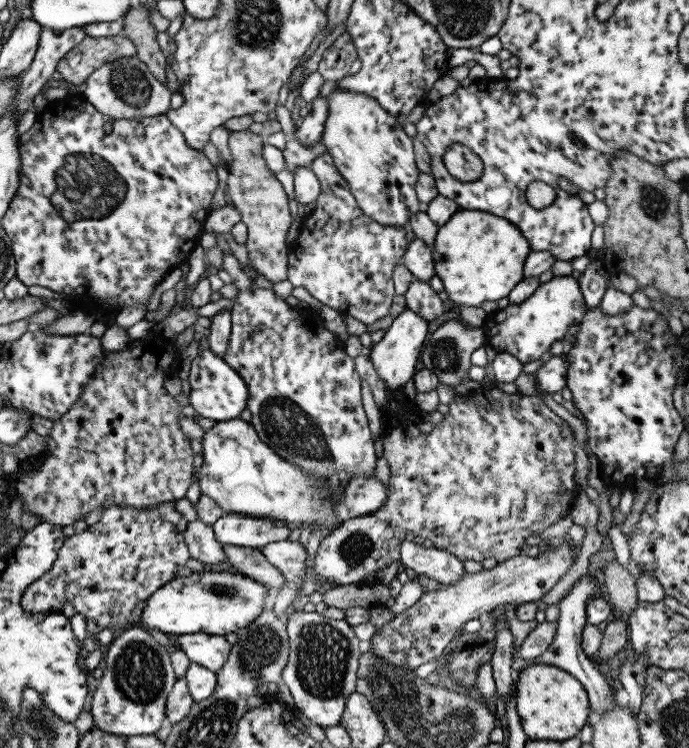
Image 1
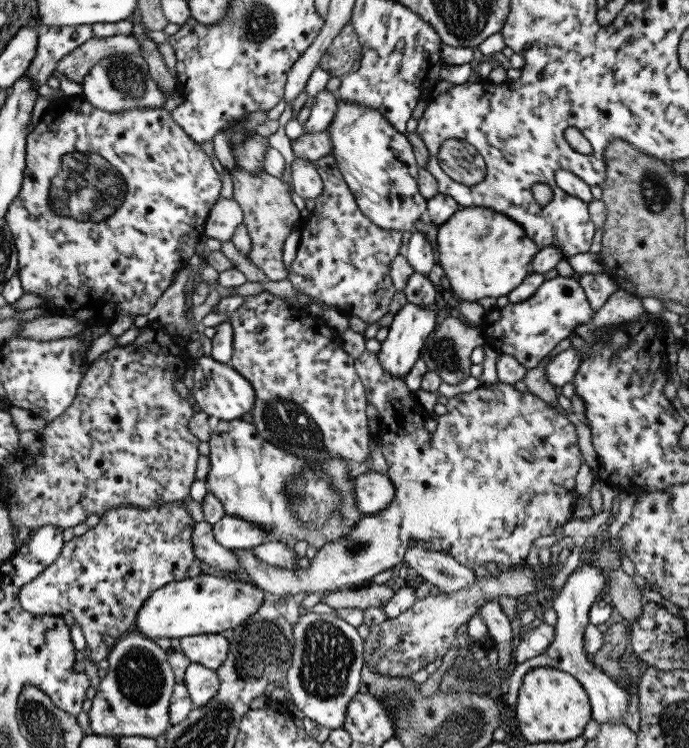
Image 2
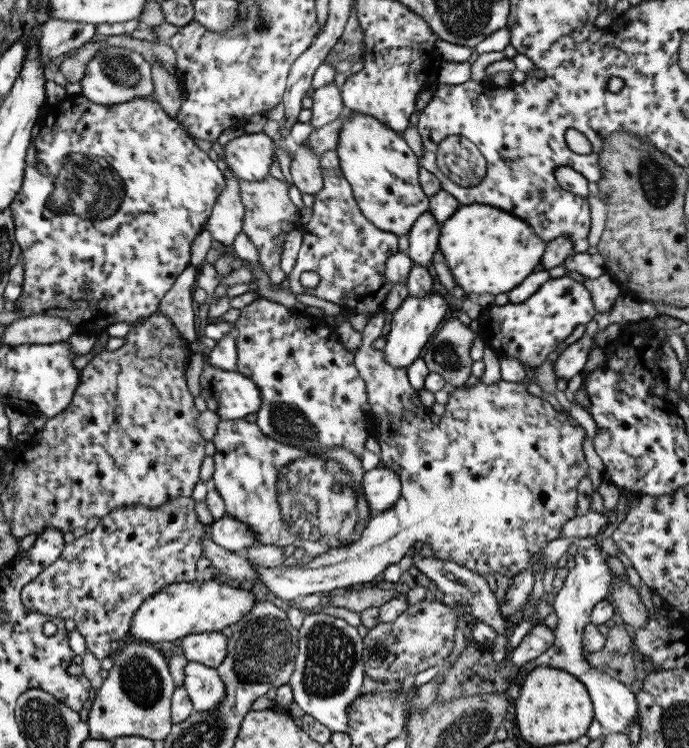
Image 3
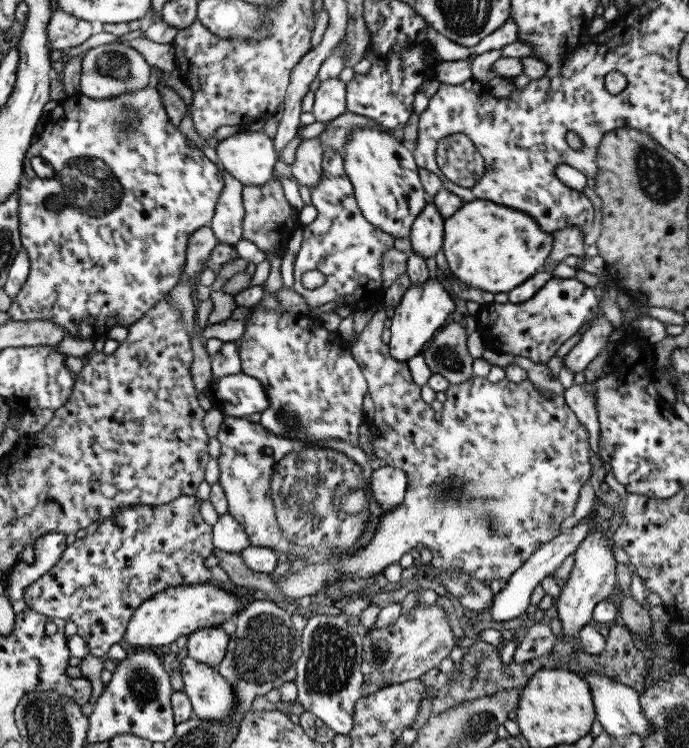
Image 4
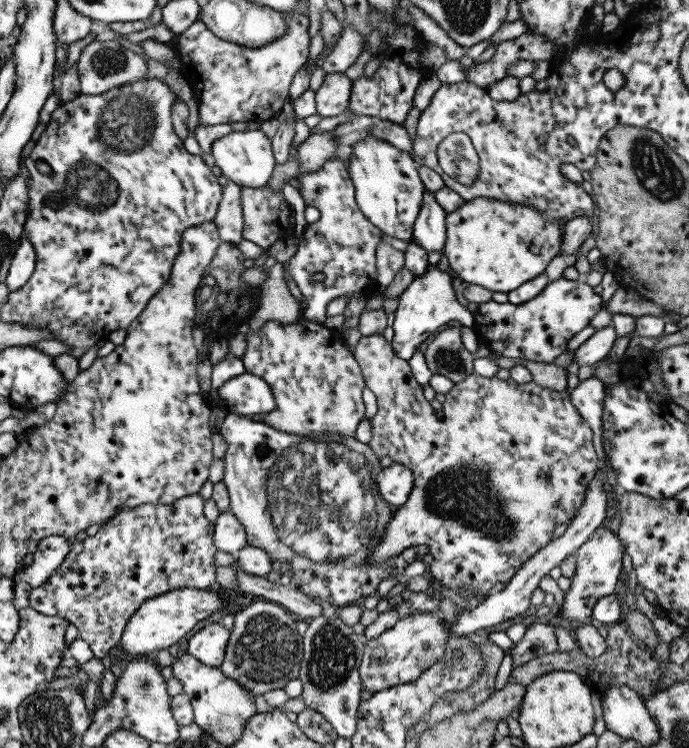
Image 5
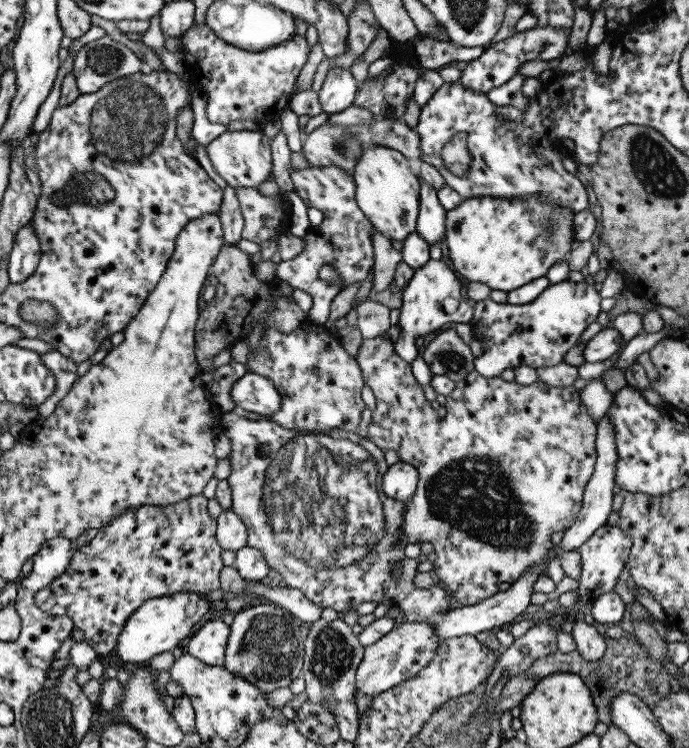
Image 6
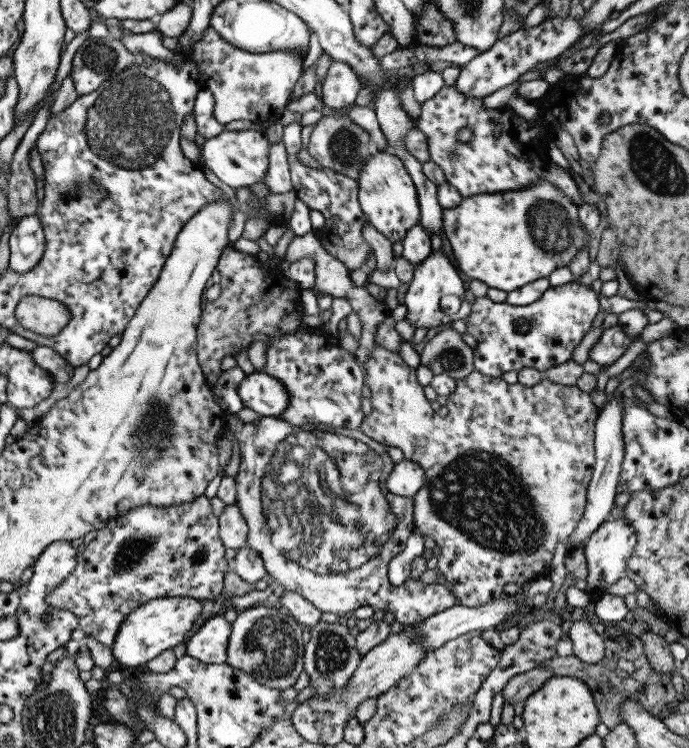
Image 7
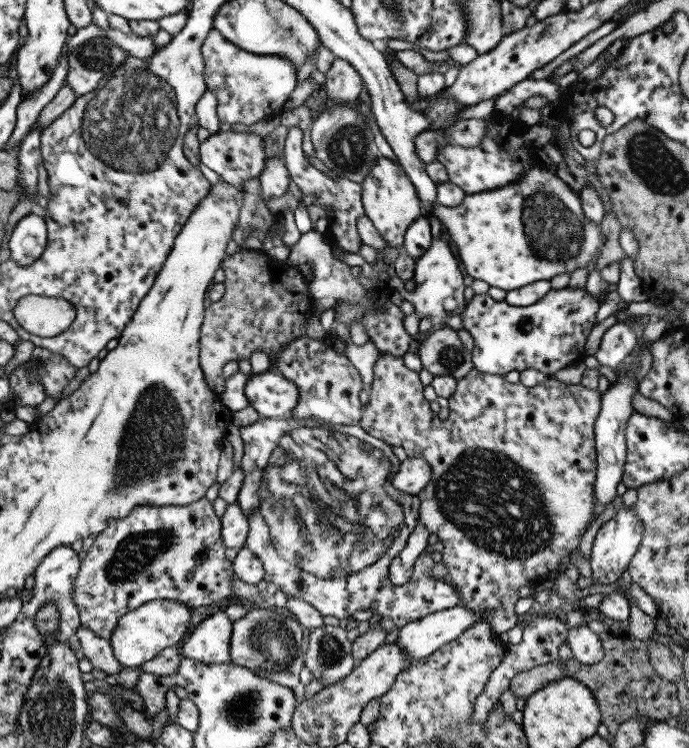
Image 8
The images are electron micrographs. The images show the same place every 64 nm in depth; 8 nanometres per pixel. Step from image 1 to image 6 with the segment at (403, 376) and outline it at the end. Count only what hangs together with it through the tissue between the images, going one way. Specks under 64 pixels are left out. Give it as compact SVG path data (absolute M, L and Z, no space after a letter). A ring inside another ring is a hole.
M430 259L424 265L414 271L414 275L410 279L406 288L403 290L402 307L399 322L401 327L401 335L393 343L394 350L398 356L406 362L412 362L418 358L418 347L416 340L419 336L424 336L434 330L438 330L443 324L448 322L470 323L472 316L474 316L474 308L468 305L468 302L462 298L460 290L462 284L456 277L456 270L450 269L446 262L441 260ZM452 296L459 301L459 306L454 314L448 314L442 306L442 302Z

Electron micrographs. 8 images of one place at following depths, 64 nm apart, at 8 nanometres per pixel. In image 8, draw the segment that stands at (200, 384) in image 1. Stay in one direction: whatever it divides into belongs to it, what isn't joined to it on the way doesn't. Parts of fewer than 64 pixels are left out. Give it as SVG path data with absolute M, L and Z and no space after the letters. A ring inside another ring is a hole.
M272 370L251 374L244 393L250 405L266 418L288 418L300 400L298 385Z

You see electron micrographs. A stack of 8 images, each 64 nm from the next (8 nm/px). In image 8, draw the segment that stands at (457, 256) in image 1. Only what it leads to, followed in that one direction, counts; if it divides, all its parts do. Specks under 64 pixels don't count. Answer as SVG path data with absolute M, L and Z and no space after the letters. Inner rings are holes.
M527 166L523 168L525 172L521 175L518 181L510 185L504 185L490 191L484 191L474 194L467 194L464 200L454 207L444 206L438 202L434 203L434 215L437 216L441 222L446 227L450 238L456 242L456 248L458 248L458 256L460 256L460 264L462 264L466 270L466 274L472 276L472 278L478 280L484 280L488 282L490 286L496 286L496 288L502 288L502 290L513 291L517 288L525 287L532 282L538 282L538 280L552 280L554 276L558 274L569 274L571 275L576 268L588 268L592 264L592 260L596 260L606 244L606 235L602 233L600 224L592 221L590 217L584 215L582 211L582 201L581 195L576 190L572 189L572 186L561 180L554 172L548 167L544 166Z

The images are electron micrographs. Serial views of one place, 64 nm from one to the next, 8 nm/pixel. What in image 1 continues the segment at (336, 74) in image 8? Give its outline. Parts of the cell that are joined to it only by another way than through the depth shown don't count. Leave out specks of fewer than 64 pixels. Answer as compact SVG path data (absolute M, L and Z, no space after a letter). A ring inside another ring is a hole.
M317 97L312 102L312 109L308 116L302 118L296 128L295 138L306 145L312 147L318 139L321 139L324 132L324 122L329 114L329 99Z

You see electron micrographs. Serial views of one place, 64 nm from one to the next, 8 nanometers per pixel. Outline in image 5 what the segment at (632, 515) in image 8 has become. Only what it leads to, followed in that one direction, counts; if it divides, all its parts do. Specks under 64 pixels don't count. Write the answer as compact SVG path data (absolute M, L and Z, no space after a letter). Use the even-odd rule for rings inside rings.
M602 525L588 538L585 544L580 546L574 555L576 557L576 574L571 578L572 586L569 592L566 592L562 604L562 613L568 621L576 626L588 623L587 620L591 620L596 601L603 596L615 593L616 584L622 574L622 559L625 555L623 553L625 553L625 544L610 528L604 528Z

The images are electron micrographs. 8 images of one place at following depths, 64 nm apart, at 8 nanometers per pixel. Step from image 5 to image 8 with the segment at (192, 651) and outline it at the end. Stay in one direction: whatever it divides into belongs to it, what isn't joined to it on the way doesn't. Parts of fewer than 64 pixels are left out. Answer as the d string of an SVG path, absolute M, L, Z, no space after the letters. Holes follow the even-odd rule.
M215 610L211 615L204 618L188 635L186 642L182 642L181 655L186 659L194 660L202 664L231 663L230 646L233 622L228 618L225 611Z

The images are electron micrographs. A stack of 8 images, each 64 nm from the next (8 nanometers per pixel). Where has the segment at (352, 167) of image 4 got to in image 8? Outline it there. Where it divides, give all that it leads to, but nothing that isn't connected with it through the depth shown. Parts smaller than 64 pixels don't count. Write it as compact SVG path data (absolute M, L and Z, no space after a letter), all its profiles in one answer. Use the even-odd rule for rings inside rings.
M382 155L376 159L370 174L361 183L362 206L365 215L370 218L380 236L388 242L388 246L403 250L406 229L423 214L421 202L416 187L403 172L400 164L395 164Z

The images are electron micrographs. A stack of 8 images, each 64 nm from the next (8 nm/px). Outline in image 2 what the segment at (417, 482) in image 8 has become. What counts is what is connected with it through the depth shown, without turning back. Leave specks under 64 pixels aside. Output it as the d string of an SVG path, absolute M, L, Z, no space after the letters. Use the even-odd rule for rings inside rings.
M370 470L354 479L356 506L364 515L382 512L396 496L397 486L387 474Z

